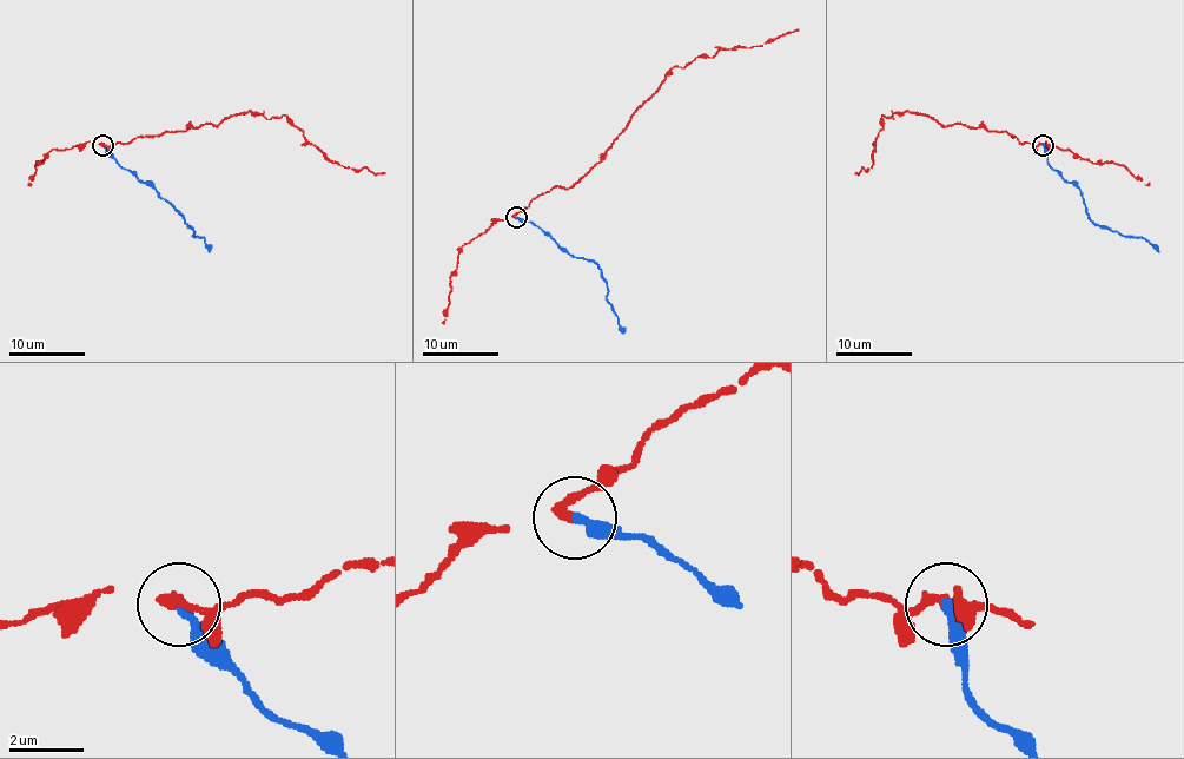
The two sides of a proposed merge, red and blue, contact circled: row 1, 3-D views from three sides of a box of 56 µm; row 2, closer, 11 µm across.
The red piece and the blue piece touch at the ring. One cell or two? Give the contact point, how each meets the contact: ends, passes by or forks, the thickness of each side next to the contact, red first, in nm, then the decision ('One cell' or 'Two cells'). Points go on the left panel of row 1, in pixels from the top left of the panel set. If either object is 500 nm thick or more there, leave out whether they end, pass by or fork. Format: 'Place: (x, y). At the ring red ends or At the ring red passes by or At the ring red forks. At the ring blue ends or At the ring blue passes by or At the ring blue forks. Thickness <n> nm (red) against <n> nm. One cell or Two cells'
Place: (103, 145). At the ring red ends. At the ring blue ends. Thickness 300 nm (red) against 240 nm. Two cells

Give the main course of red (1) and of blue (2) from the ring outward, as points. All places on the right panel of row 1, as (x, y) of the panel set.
1: (1044, 144), (895, 112), (894, 119), (882, 116), (872, 166), (854, 175)
2: (1044, 144), (1047, 163), (1079, 190), (1085, 212), (1095, 224), (1142, 237), (1159, 252)

